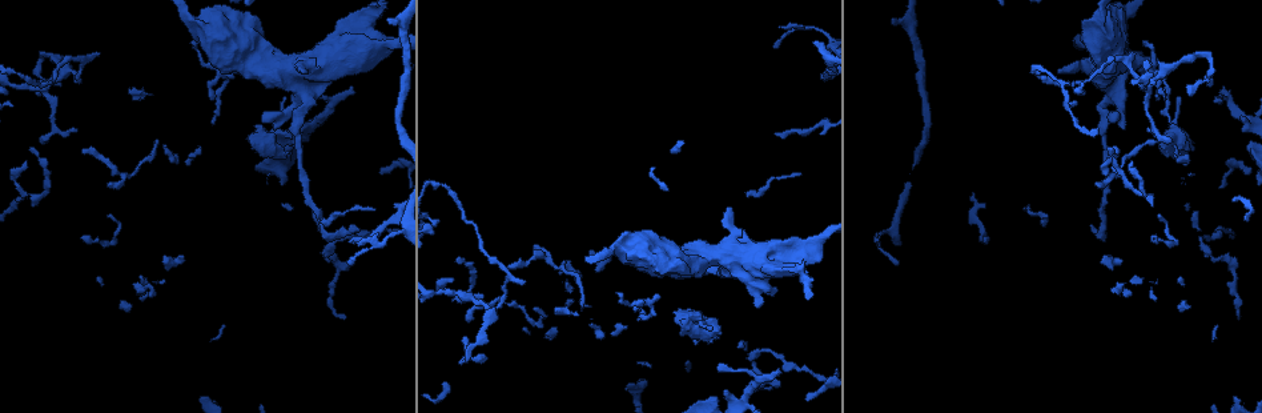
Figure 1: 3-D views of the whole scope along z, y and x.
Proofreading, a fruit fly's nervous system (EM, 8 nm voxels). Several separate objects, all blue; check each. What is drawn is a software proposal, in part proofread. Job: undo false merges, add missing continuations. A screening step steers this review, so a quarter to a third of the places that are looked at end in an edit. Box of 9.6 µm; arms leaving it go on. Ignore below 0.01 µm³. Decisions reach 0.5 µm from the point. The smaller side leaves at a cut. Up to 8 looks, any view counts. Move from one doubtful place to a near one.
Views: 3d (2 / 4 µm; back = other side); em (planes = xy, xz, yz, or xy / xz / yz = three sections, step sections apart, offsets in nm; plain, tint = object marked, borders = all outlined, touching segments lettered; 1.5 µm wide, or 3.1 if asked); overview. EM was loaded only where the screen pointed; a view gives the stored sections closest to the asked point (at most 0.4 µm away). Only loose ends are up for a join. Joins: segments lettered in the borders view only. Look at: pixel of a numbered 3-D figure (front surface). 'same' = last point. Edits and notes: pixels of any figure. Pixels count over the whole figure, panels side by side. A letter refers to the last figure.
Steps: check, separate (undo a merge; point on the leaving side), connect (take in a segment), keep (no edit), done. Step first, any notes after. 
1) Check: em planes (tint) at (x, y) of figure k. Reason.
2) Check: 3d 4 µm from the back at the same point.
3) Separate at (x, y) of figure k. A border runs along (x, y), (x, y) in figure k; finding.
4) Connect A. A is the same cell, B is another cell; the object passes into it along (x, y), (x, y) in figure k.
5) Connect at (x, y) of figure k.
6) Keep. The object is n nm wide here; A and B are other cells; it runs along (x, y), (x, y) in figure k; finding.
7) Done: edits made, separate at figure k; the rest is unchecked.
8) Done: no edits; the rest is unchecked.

Check: 3d 2 µm at (491, 309) of figure 1. Sudden change in width.

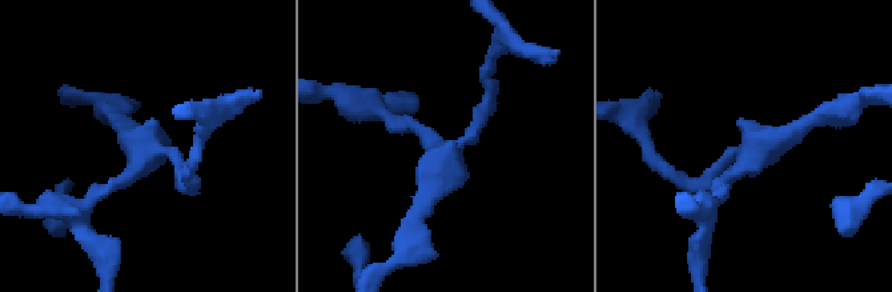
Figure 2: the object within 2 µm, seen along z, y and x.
Check: em planes (borders) at (139, 154) of figure 2. 3 arms meet here.

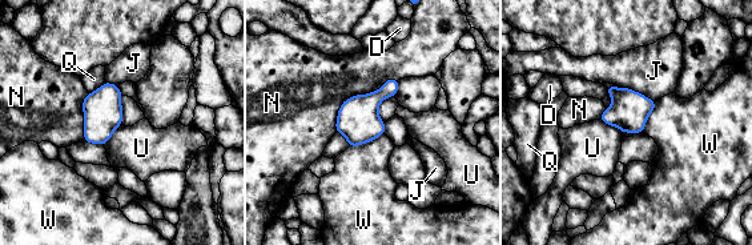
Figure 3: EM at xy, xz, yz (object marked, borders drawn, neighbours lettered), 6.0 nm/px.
Keep. D, J, N, Q, U and W are other cells; a border runs along (399, 79), (349, 96), (334, 132) in figure 3; all the same neuron.

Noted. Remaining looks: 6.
Check: em planes (tint) at (659, 296) of figure 1. Thin end.

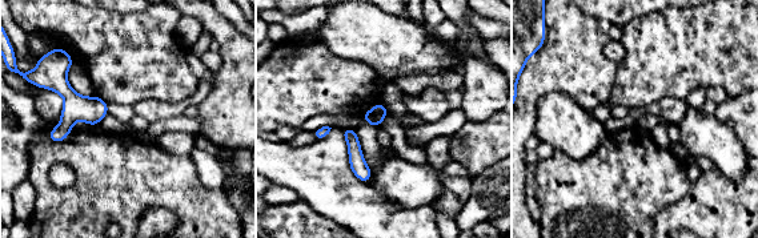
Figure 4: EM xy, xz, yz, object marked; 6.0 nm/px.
Check: em planes (borders) at the same point.

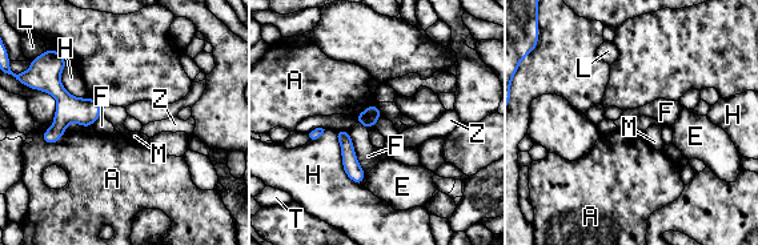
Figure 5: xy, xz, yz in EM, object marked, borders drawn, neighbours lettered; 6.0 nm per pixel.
Keep. The longest contact is with H, 360 nm; A, E, F, H, L, M, T and Z are other cells; a border runs along (348, 132), (357, 163), (365, 173) in figure 5; no lettered segment goes on from it.

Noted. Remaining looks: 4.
Check: em planes (plain) at (778, 44) of figure 1. Thin end.

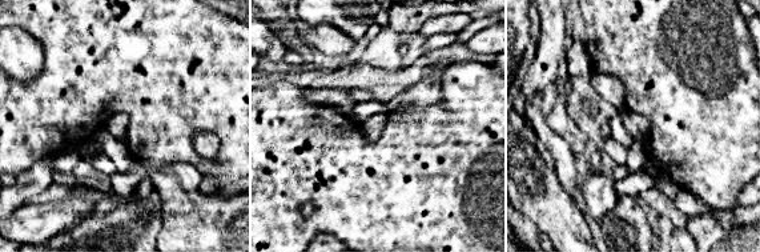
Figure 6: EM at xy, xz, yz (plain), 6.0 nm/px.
Check: em planes (borders) at the same point. See the neighbours.

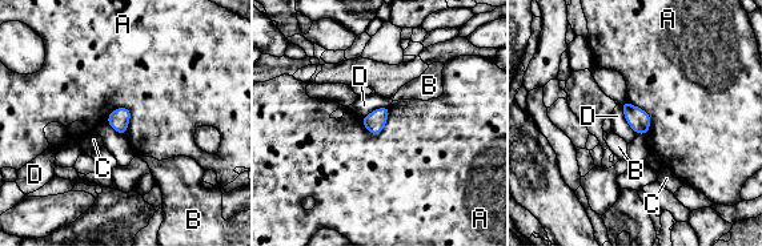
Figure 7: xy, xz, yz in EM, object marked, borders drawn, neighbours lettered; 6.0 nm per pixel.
Keep. The object is 120 nm wide here; A, B, C and D are other cells; a border runs along (390, 107), (384, 128), (371, 134) in figure 7; no lettered segment goes on from it.

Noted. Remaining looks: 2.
Done: no edits; the rest is unchecked.

